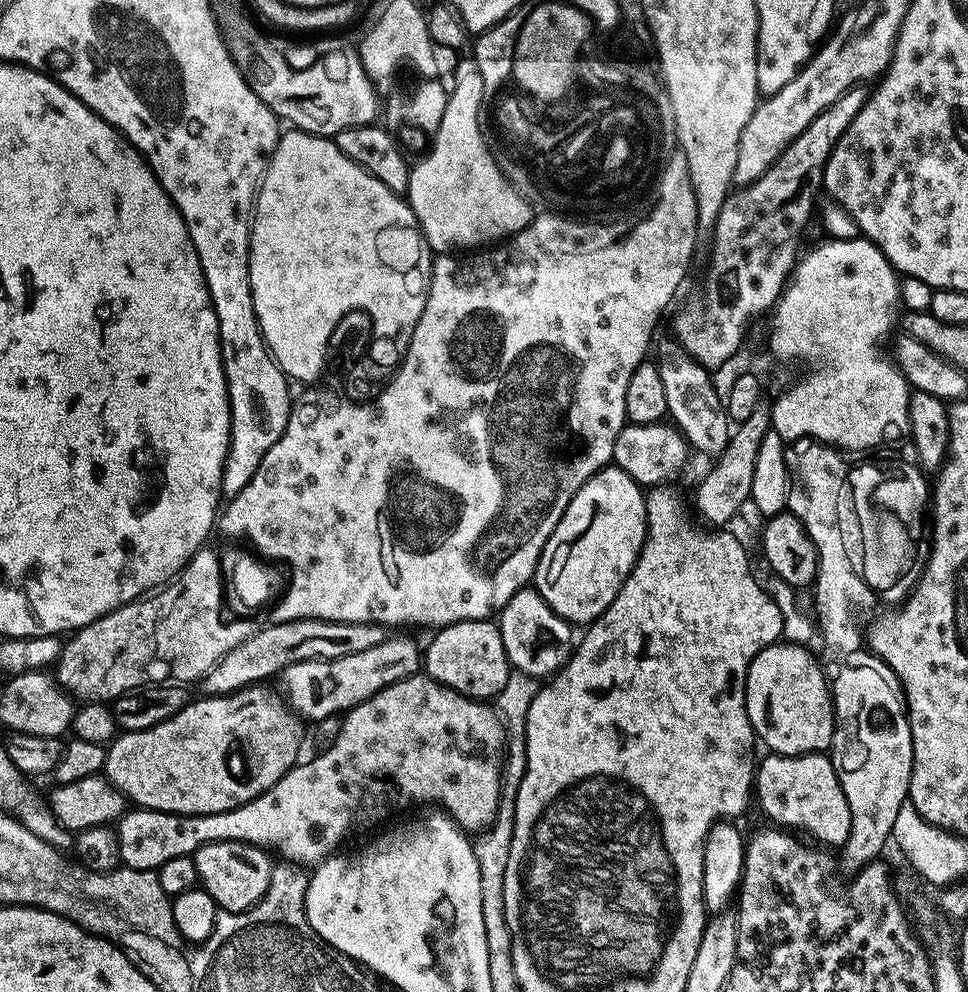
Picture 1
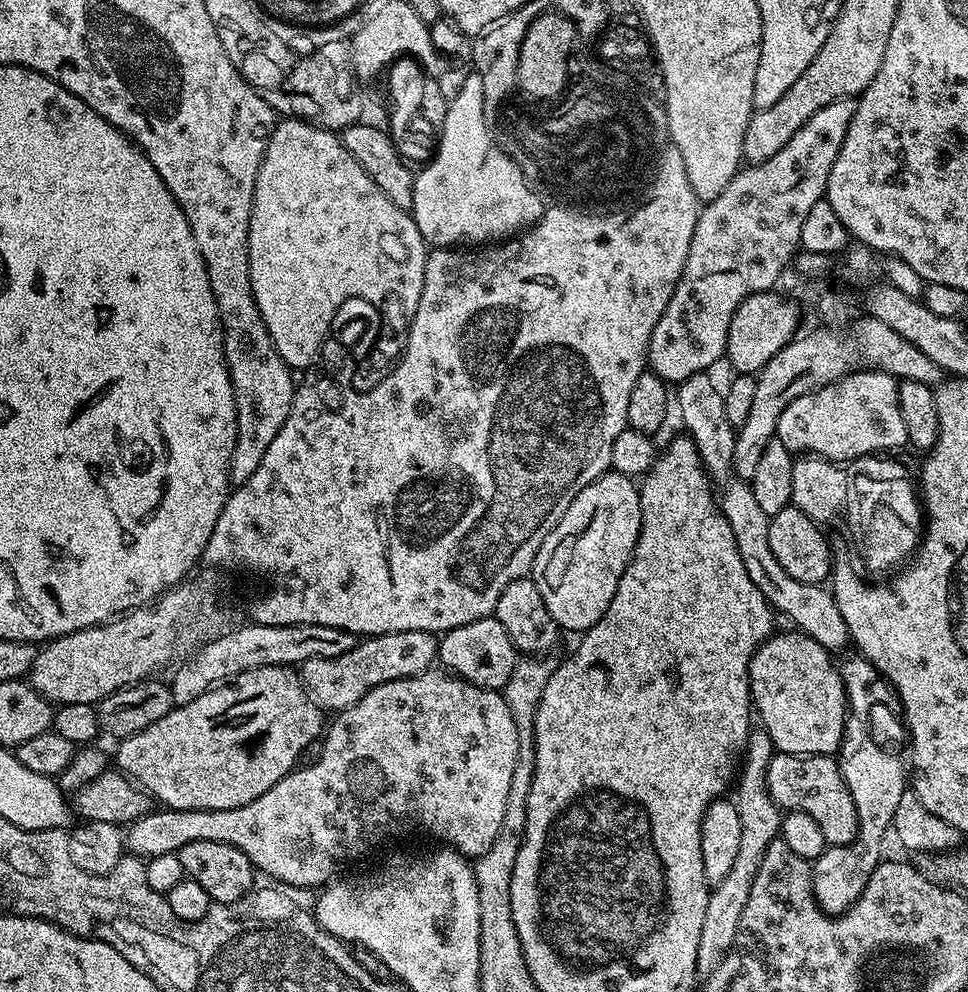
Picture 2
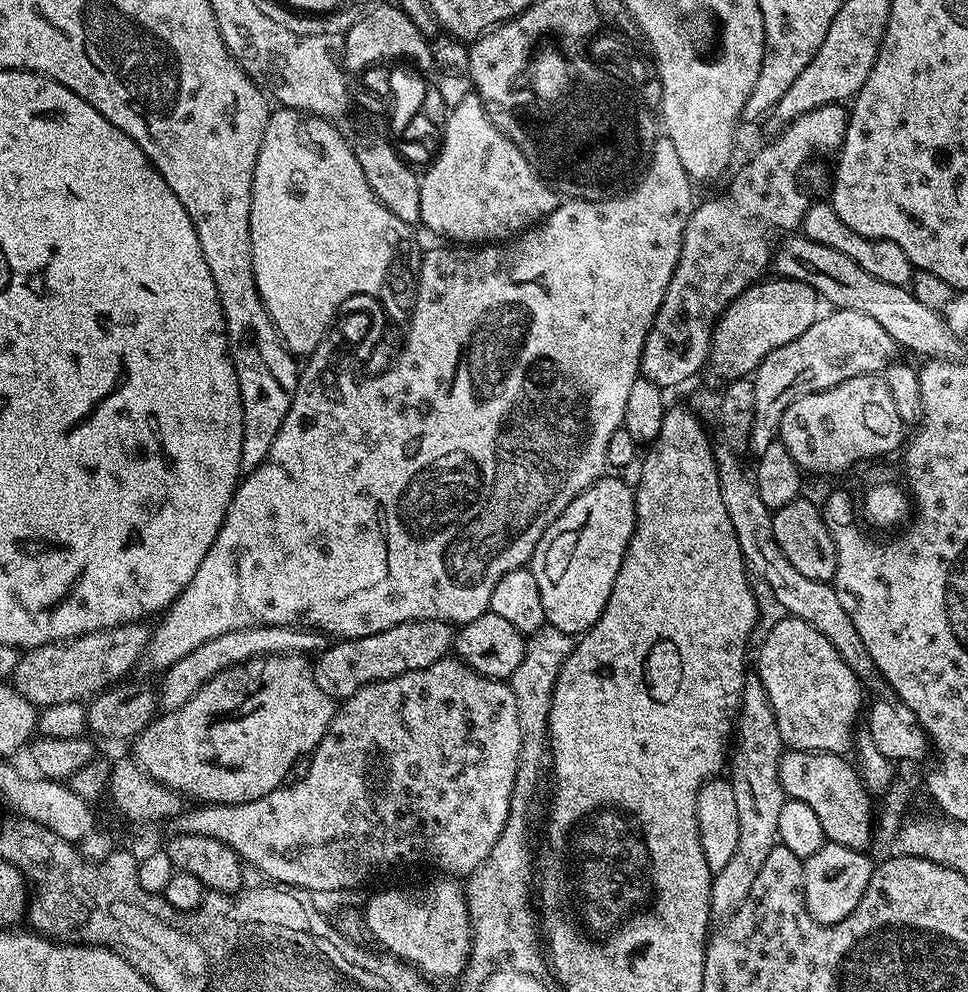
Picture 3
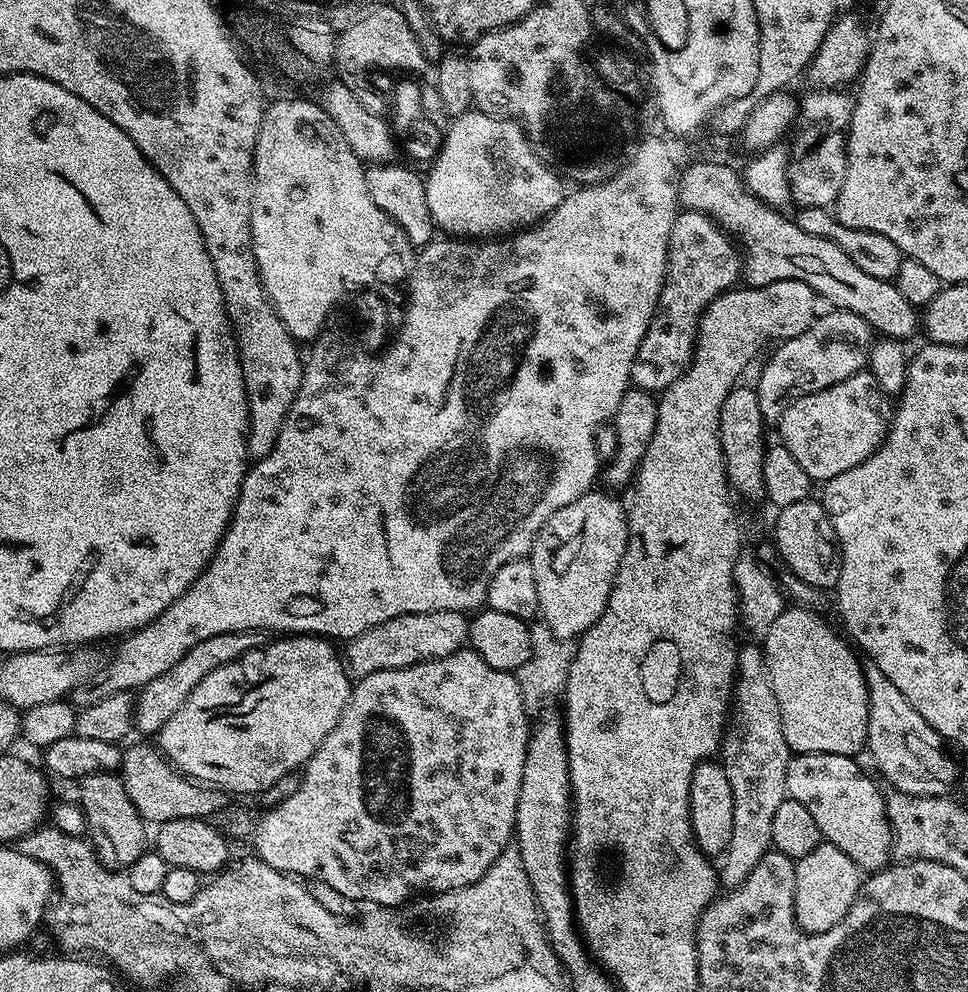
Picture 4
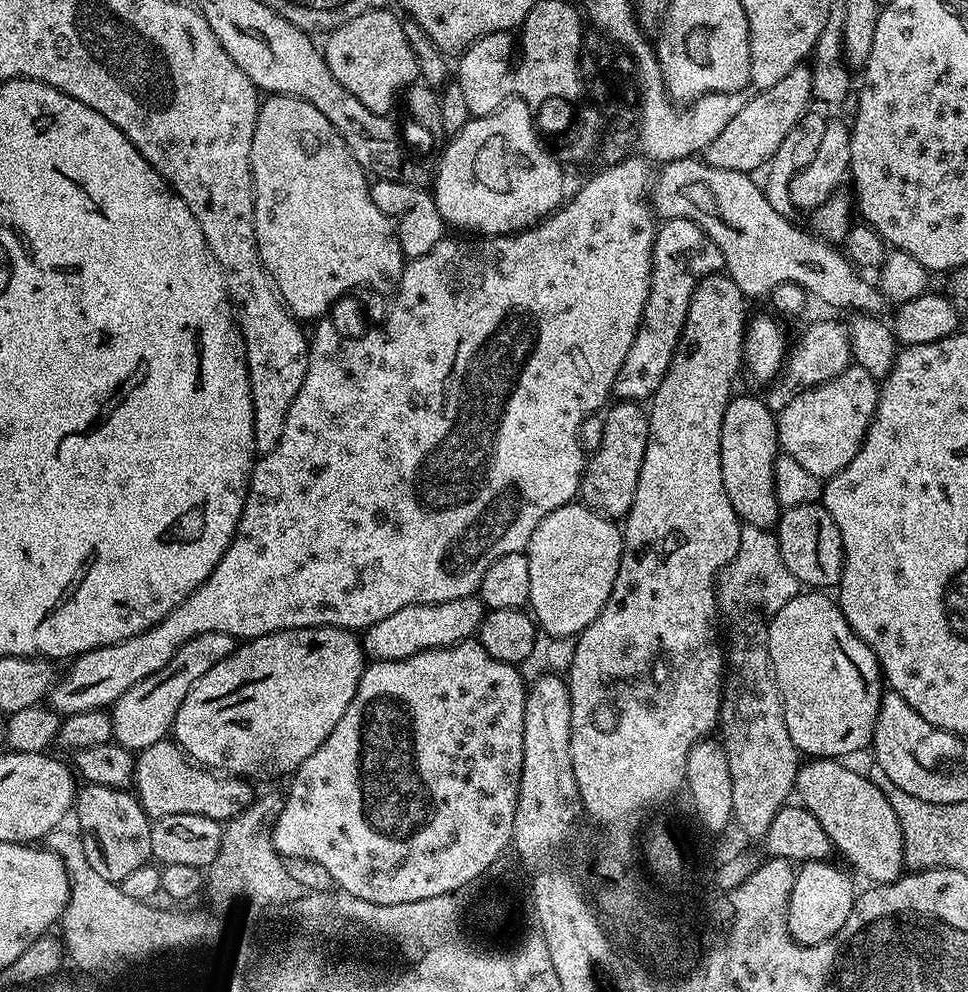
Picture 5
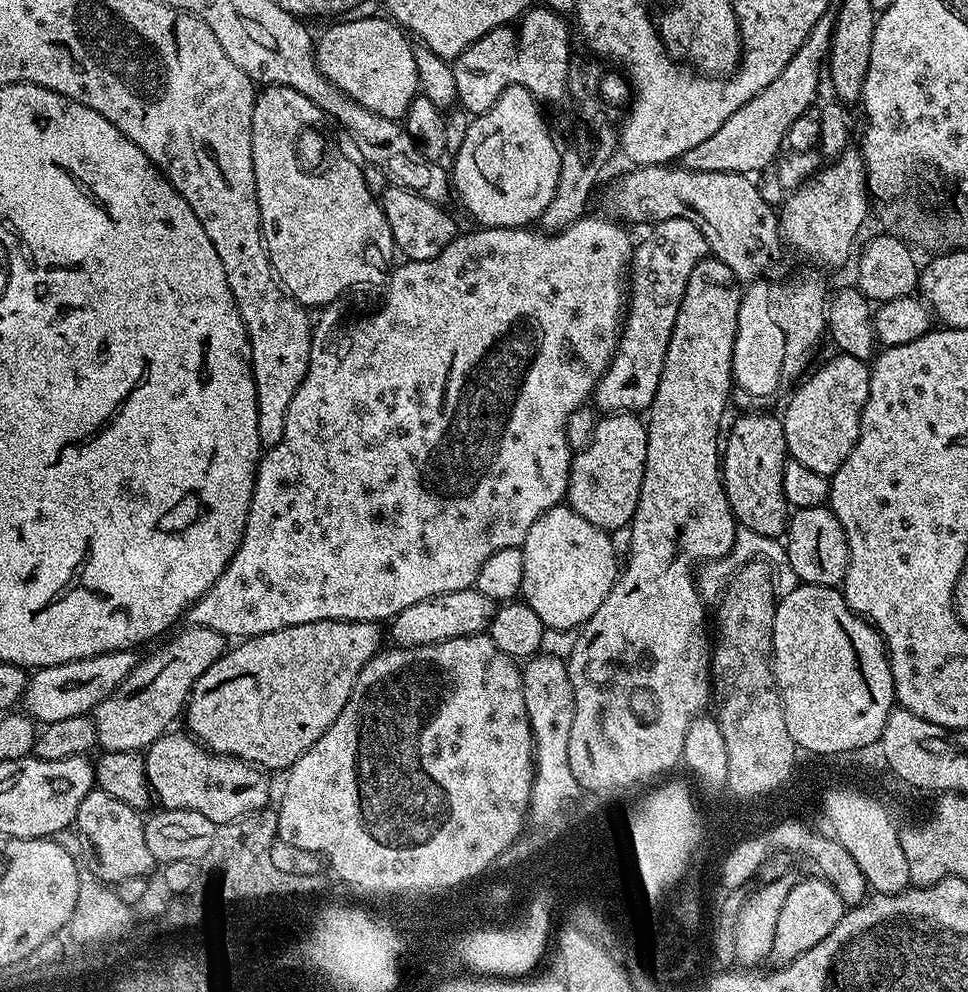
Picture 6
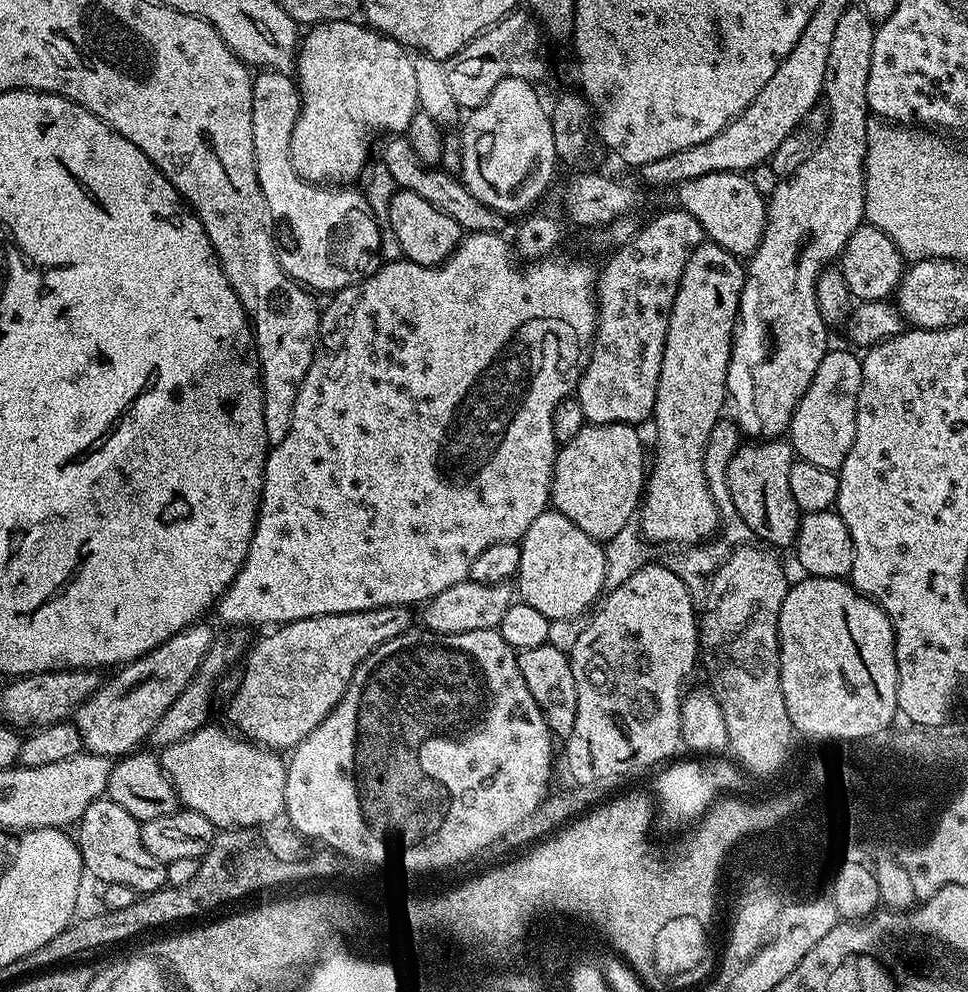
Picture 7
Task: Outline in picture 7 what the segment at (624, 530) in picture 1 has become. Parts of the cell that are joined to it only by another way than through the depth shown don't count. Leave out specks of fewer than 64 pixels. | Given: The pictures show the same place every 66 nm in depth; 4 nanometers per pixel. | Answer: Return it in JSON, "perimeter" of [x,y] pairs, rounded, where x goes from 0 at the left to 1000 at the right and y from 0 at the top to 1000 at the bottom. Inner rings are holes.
{"perimeter":[[[563,514],[556,518],[536,550],[537,573],[531,582],[536,604],[543,611],[552,611],[567,627],[603,621],[621,604],[626,583],[624,548],[597,534],[580,516]]]}

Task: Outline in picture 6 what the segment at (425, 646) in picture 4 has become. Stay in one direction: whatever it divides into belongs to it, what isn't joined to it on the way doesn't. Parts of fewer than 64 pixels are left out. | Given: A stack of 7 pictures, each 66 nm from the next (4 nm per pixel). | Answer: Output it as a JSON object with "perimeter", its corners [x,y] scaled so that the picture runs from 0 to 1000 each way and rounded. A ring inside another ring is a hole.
{"perimeter":[[[492,592],[473,595],[465,599],[457,599],[448,603],[440,603],[436,607],[428,607],[428,611],[419,611],[403,626],[406,650],[414,653],[427,653],[433,649],[447,649],[454,645],[494,641],[503,634],[513,610],[502,599]]]}

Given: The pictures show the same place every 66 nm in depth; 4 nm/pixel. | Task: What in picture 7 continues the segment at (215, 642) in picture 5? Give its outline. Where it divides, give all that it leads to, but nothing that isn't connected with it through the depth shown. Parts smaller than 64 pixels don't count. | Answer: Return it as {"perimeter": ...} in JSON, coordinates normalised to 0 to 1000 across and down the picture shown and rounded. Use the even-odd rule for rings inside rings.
{"perimeter":[[[204,627],[197,633],[180,639],[159,656],[127,670],[117,685],[108,684],[102,696],[85,708],[76,719],[76,729],[83,737],[87,757],[113,764],[123,764],[142,757],[146,751],[144,749],[156,743],[163,724],[176,716],[180,704],[184,704],[184,700],[188,700],[188,696],[192,696],[194,689],[202,682],[202,676],[217,655],[220,644],[221,637],[211,627]]]}

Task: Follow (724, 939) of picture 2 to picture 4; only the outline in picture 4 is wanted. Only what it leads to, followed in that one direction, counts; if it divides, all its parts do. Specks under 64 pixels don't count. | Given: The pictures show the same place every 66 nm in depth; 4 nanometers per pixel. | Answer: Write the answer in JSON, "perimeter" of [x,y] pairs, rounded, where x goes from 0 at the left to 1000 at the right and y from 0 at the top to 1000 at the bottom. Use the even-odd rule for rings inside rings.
{"perimeter":[[[773,649],[770,653],[768,650],[760,658],[760,688],[756,695],[754,721],[746,747],[746,769],[750,784],[754,784],[754,796],[758,800],[758,841],[754,845],[751,859],[746,863],[748,872],[742,875],[742,887],[749,891],[749,896],[761,895],[799,854],[800,821],[814,802],[812,776],[815,765],[816,755],[808,740],[808,720],[804,716],[804,704],[800,704],[800,692],[793,682],[786,650]]]}

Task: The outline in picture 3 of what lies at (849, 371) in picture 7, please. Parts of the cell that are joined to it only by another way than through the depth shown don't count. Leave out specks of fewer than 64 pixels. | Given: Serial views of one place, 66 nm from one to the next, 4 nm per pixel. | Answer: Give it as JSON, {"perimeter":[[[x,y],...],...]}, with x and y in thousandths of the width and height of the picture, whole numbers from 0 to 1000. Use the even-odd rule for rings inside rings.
{"perimeter":[[[912,378],[878,381],[857,393],[824,401],[808,417],[805,447],[816,454],[816,462],[835,478],[872,476],[892,464],[913,460],[931,451],[936,444],[936,428],[928,421],[928,412]]]}

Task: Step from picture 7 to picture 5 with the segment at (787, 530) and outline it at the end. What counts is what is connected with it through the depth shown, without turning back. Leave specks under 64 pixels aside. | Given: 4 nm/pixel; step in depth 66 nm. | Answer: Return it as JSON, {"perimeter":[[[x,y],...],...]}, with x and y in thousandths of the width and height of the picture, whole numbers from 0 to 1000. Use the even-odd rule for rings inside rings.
{"perimeter":[[[764,397],[757,398],[756,402],[752,404],[750,409],[750,417],[746,417],[746,442],[744,443],[744,461],[746,462],[746,486],[750,490],[750,498],[754,502],[754,510],[758,510],[758,514],[762,517],[769,528],[775,530],[783,530],[784,532],[796,533],[799,529],[806,523],[807,510],[804,502],[800,498],[800,466],[804,457],[807,455],[806,443],[804,442],[804,433],[802,432],[803,420],[800,418],[796,411],[788,402],[785,403],[781,399],[764,399]]]}

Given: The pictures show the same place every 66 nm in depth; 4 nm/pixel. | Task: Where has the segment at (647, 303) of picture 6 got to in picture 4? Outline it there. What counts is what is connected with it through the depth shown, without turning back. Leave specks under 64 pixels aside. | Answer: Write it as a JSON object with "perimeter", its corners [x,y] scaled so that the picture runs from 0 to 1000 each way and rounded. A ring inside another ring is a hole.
{"perimeter":[[[699,213],[696,228],[692,228],[690,263],[682,303],[657,364],[653,366],[652,386],[656,390],[665,395],[681,397],[708,375],[715,363],[724,317],[739,298],[761,289],[765,278],[767,258],[757,239],[729,216]]]}

